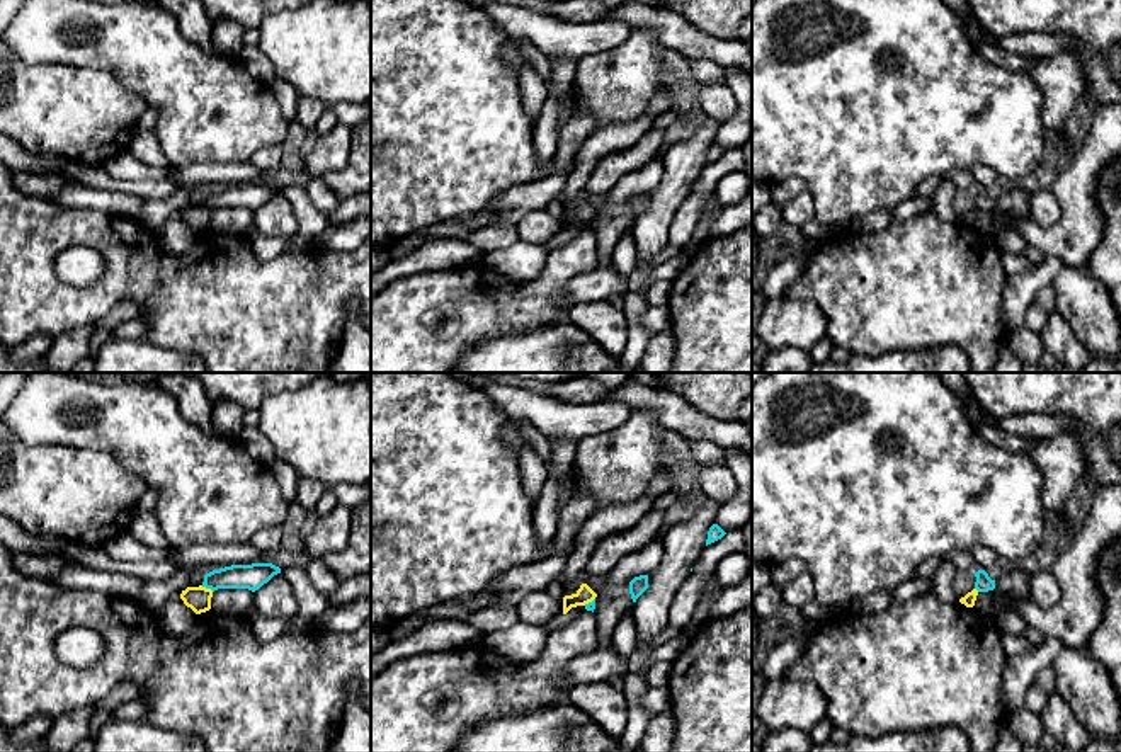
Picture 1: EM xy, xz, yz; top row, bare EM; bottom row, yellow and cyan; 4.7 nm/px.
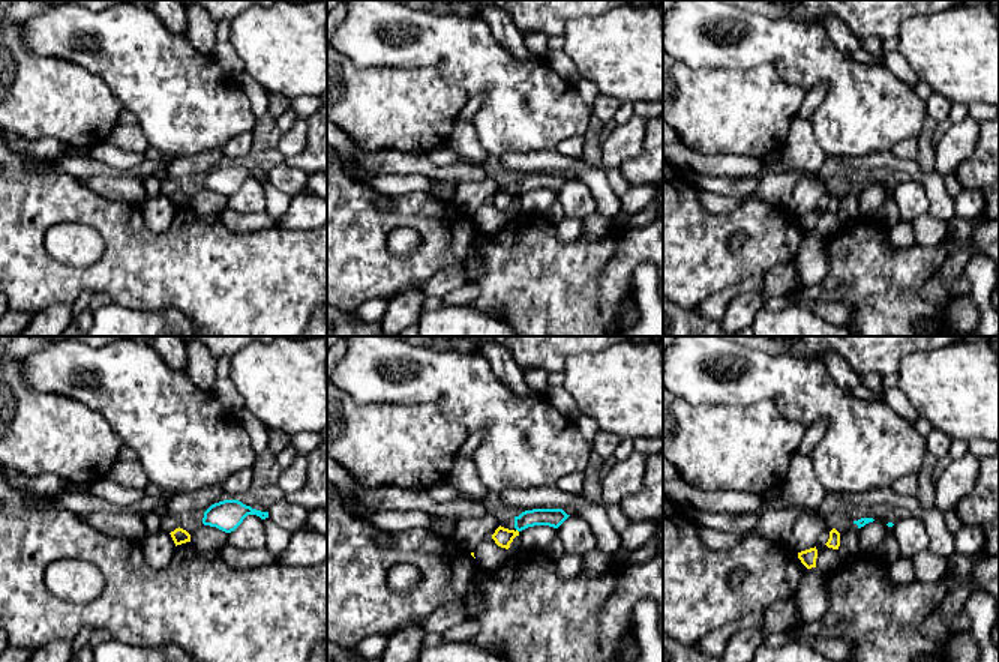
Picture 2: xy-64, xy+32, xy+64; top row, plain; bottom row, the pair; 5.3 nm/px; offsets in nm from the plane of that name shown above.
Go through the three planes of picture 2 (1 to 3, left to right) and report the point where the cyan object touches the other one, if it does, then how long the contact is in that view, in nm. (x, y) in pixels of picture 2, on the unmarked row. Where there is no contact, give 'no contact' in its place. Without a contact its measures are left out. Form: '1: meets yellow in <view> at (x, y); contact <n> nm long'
1: no contact
2: no contact
3: no contact

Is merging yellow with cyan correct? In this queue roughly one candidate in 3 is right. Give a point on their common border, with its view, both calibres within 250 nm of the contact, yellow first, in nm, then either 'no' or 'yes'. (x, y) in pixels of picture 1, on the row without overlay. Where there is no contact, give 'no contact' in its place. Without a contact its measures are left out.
meets yellow in xy at (208, 208); 110 nm thick on the yellow side, 120 nm on the other; no

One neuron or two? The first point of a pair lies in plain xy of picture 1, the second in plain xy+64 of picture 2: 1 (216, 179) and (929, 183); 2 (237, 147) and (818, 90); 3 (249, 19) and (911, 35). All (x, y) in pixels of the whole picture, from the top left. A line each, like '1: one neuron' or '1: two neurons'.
1: one neuron
2: two neurons
3: two neurons

